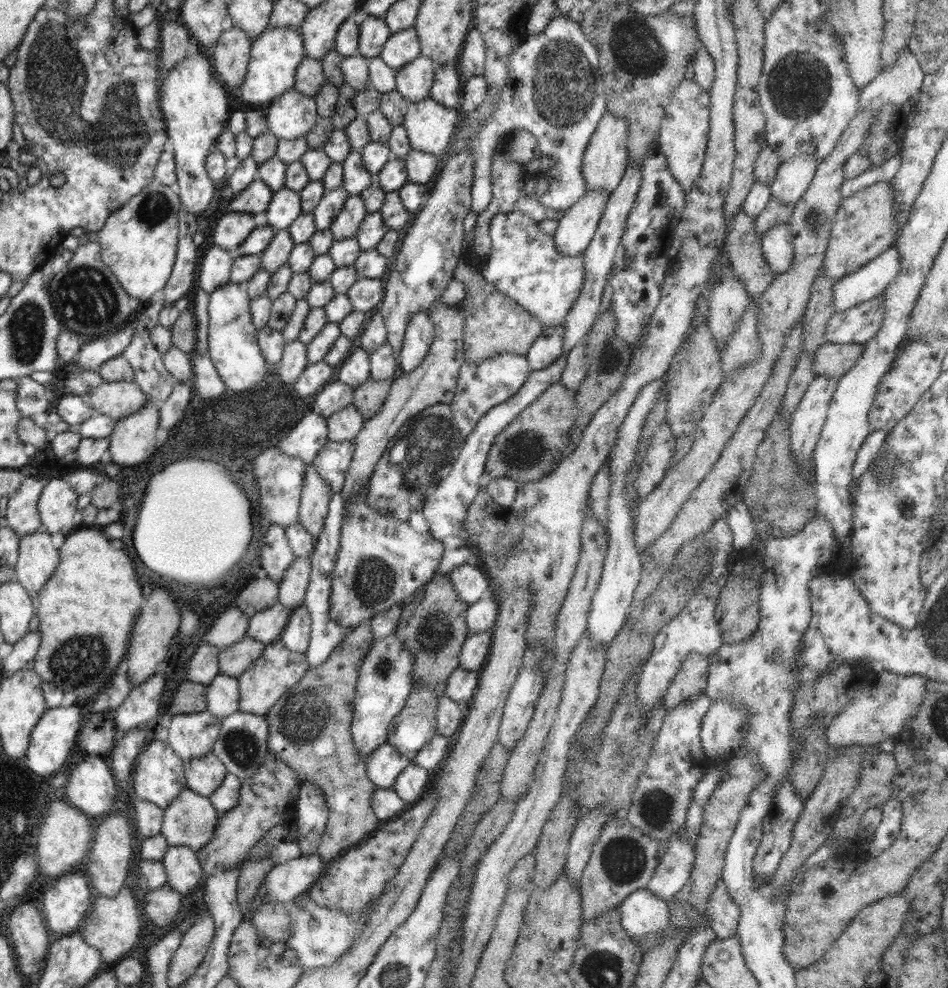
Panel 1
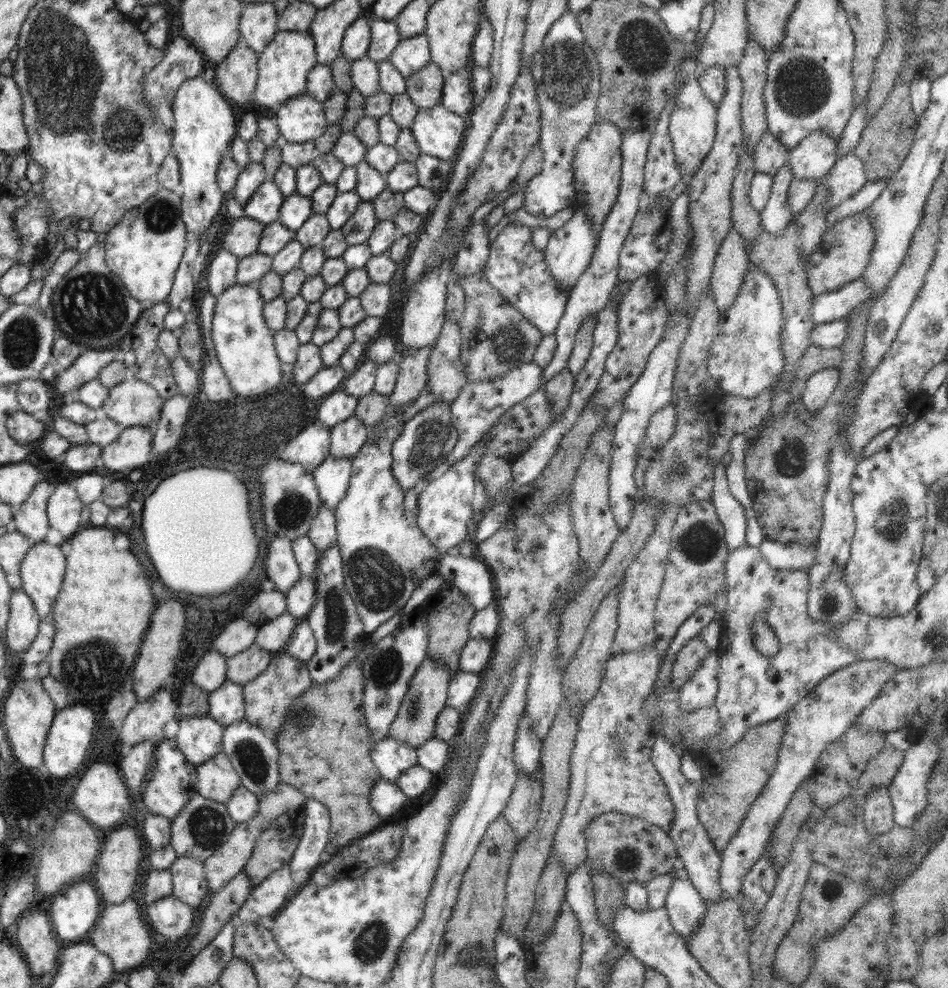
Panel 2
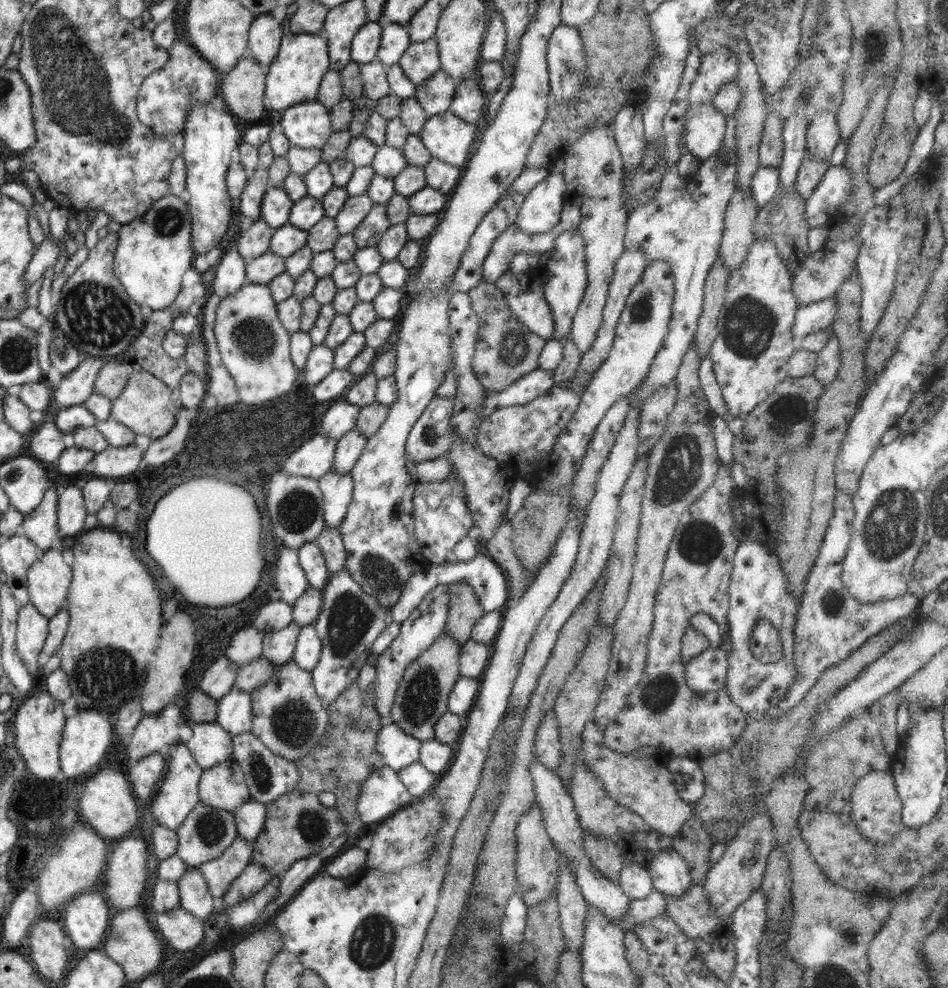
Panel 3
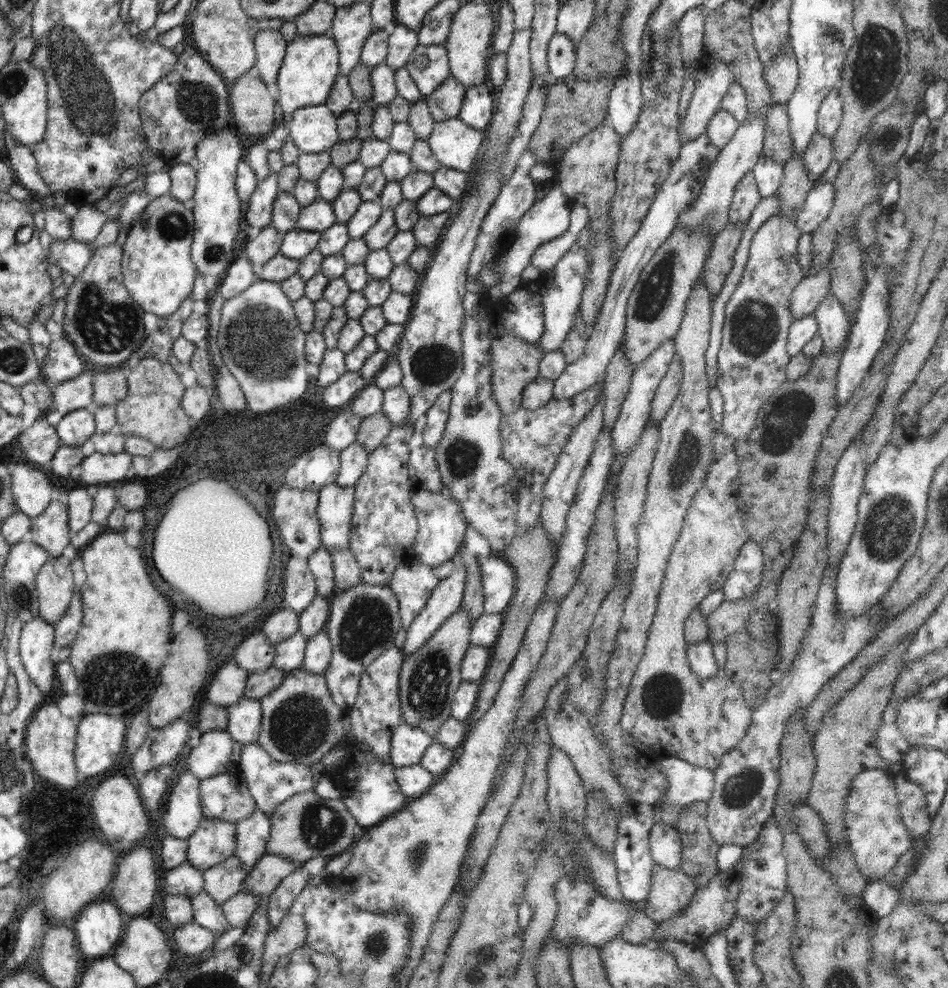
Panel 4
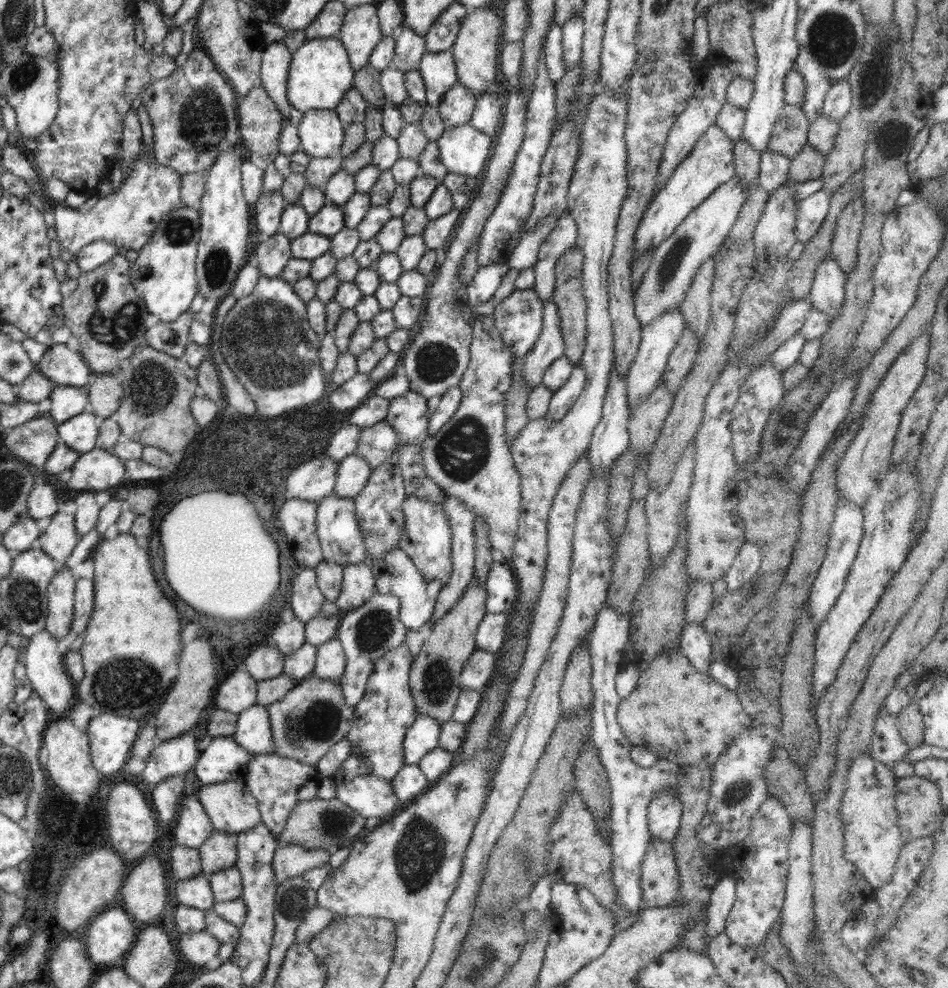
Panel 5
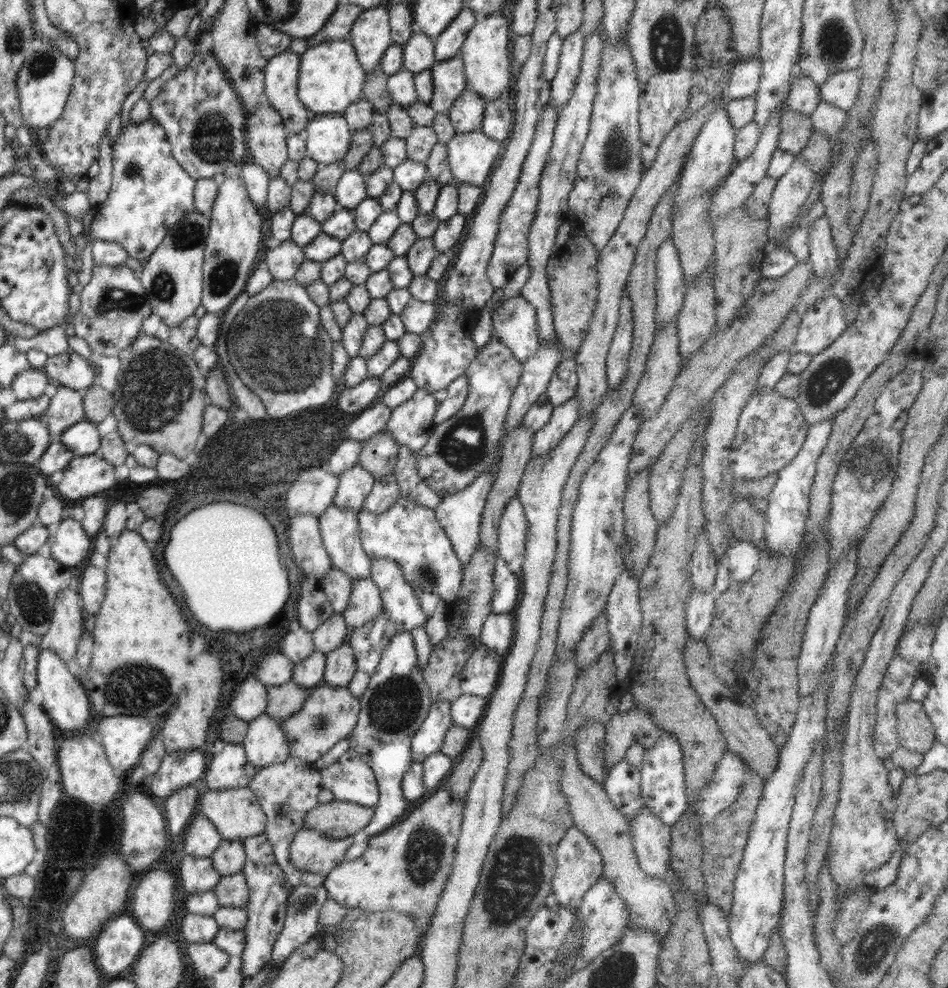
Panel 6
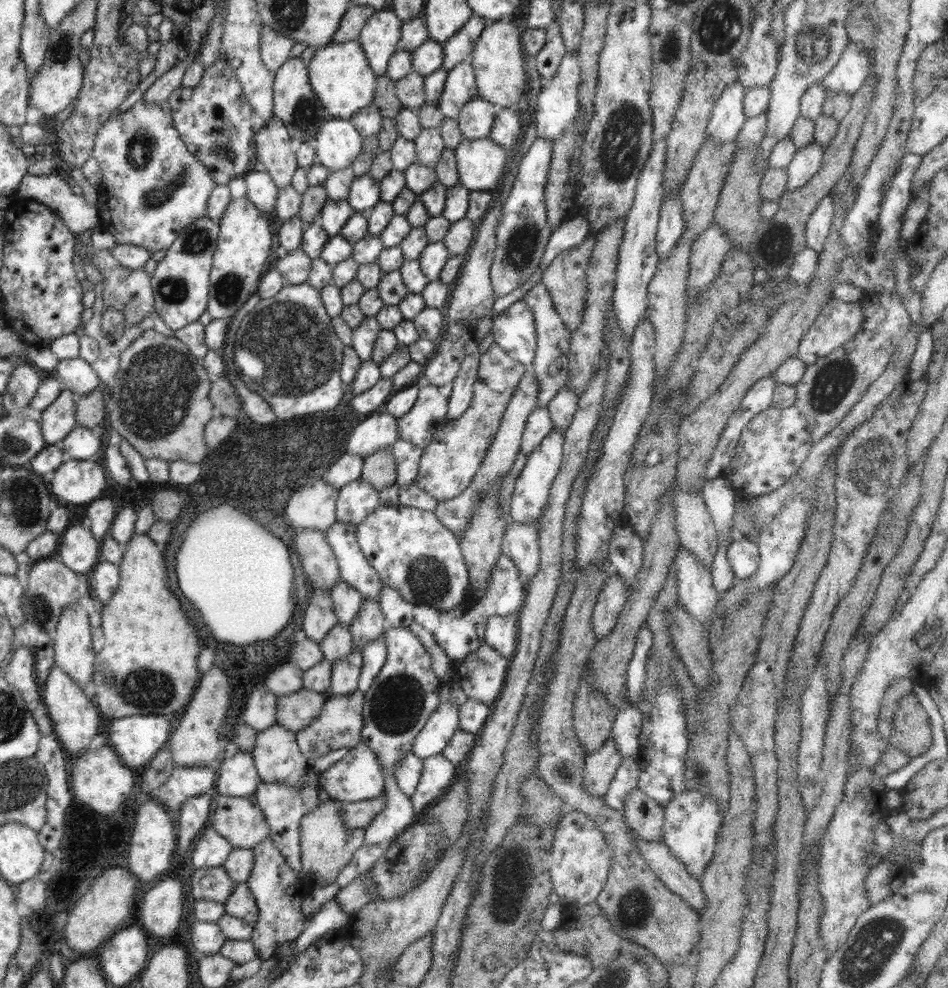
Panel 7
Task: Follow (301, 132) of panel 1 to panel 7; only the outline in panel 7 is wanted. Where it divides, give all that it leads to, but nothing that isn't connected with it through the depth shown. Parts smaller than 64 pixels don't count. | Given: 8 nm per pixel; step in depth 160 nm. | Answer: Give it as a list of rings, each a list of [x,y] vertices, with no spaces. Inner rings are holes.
[[[332,119],[324,121],[311,141],[316,151],[316,162],[329,171],[350,167],[362,152],[363,136],[350,120]]]

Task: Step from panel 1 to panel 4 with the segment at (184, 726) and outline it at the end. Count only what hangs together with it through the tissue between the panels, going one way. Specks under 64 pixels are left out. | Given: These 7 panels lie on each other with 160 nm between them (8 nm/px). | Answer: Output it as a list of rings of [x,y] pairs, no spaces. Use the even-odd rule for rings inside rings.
[[[227,731],[204,732],[200,744],[188,754],[188,772],[200,780],[217,774],[240,772],[242,745]]]

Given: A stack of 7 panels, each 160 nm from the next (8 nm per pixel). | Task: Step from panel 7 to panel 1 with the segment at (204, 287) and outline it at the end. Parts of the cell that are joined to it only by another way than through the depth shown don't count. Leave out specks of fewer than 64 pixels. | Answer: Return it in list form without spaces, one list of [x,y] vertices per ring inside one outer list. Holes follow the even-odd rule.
[[[155,178],[138,194],[128,200],[122,208],[116,208],[114,214],[106,220],[102,230],[98,232],[98,245],[101,249],[103,264],[116,276],[118,283],[133,298],[148,303],[150,298],[168,284],[175,264],[178,250],[178,214],[182,202],[178,194],[169,186],[160,184]]]

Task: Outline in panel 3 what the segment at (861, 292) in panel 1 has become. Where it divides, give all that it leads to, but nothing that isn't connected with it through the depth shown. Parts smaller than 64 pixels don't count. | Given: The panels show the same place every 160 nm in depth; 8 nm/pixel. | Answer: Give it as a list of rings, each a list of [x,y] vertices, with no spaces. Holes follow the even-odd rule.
[[[834,297],[807,305],[799,305],[795,314],[793,340],[802,340],[809,334],[830,329],[836,313],[837,302]]]

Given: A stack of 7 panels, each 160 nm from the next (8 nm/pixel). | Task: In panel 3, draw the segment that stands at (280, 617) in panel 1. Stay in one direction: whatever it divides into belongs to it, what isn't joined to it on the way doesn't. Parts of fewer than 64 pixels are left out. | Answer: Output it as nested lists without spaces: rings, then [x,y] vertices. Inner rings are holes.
[[[292,621],[286,628],[264,634],[263,657],[276,666],[286,664],[293,657],[300,629],[301,626]]]

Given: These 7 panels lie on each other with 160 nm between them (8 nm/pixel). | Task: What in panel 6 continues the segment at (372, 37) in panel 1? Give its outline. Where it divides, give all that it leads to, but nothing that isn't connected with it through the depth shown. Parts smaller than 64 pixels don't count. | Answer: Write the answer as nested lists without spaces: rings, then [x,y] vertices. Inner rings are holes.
[[[412,33],[403,47],[403,68],[415,74],[430,69],[437,61],[433,45],[434,40],[424,33]]]

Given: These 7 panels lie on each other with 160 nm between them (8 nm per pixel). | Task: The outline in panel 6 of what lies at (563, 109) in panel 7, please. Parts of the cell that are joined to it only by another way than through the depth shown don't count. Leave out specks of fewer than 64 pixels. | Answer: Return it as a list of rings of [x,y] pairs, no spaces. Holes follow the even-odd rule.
[[[580,29],[563,39],[556,76],[551,84],[551,102],[557,113],[573,97],[583,55],[583,34]]]

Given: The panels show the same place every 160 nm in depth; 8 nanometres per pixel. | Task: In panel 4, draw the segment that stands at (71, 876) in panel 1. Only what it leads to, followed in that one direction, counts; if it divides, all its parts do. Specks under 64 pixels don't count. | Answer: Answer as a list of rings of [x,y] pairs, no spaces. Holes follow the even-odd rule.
[[[110,902],[87,904],[70,924],[77,933],[78,948],[86,956],[108,956],[121,939],[127,920],[119,908]]]

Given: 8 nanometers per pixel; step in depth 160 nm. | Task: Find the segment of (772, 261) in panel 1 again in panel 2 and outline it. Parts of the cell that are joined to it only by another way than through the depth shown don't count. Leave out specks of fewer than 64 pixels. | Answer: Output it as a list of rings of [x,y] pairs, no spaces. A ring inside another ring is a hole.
[[[785,164],[773,176],[770,199],[764,210],[762,210],[762,213],[760,213],[760,225],[770,235],[782,233],[788,227],[790,219],[792,219],[793,215],[790,213],[787,192],[793,180],[789,164]]]

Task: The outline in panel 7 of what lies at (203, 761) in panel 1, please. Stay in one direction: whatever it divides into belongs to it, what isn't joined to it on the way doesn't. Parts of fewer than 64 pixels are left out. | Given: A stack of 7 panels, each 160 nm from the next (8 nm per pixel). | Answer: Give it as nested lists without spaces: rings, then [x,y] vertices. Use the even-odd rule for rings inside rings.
[[[218,795],[214,799],[214,814],[210,826],[233,848],[254,849],[269,838],[269,824],[254,795],[231,797]]]

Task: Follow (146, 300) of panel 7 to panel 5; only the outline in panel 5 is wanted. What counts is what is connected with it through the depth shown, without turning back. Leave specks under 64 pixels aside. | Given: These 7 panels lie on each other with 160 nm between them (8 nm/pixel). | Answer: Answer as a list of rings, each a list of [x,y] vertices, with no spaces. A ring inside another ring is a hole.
[[[116,254],[108,262],[95,270],[87,271],[78,277],[78,286],[66,297],[62,304],[63,325],[71,331],[80,344],[80,354],[92,372],[99,374],[115,373],[118,364],[132,355],[134,345],[143,343],[146,326],[144,322],[150,315],[140,292],[130,283],[130,264],[125,256]]]

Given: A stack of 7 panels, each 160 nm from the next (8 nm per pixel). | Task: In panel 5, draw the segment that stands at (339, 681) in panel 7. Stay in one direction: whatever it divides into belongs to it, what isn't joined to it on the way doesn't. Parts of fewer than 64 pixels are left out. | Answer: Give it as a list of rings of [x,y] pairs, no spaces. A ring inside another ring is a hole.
[[[334,638],[316,647],[313,675],[326,680],[337,681],[346,666],[346,655],[341,642]]]

